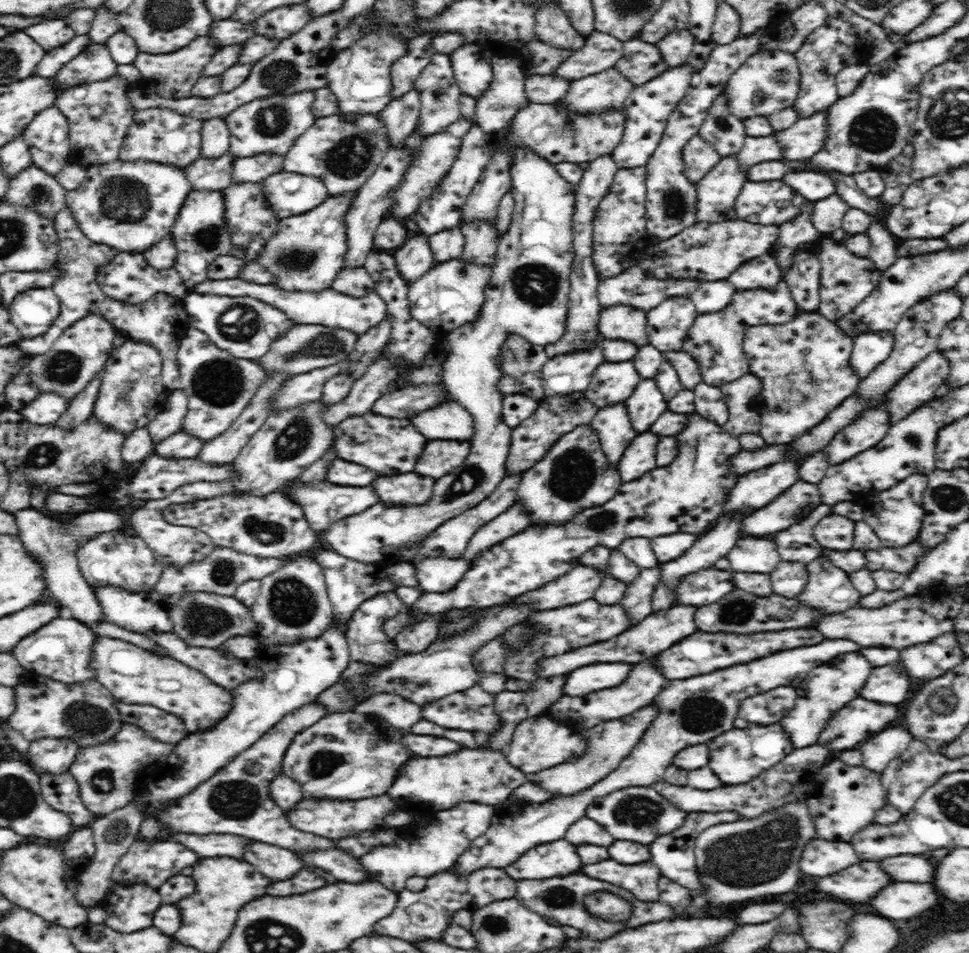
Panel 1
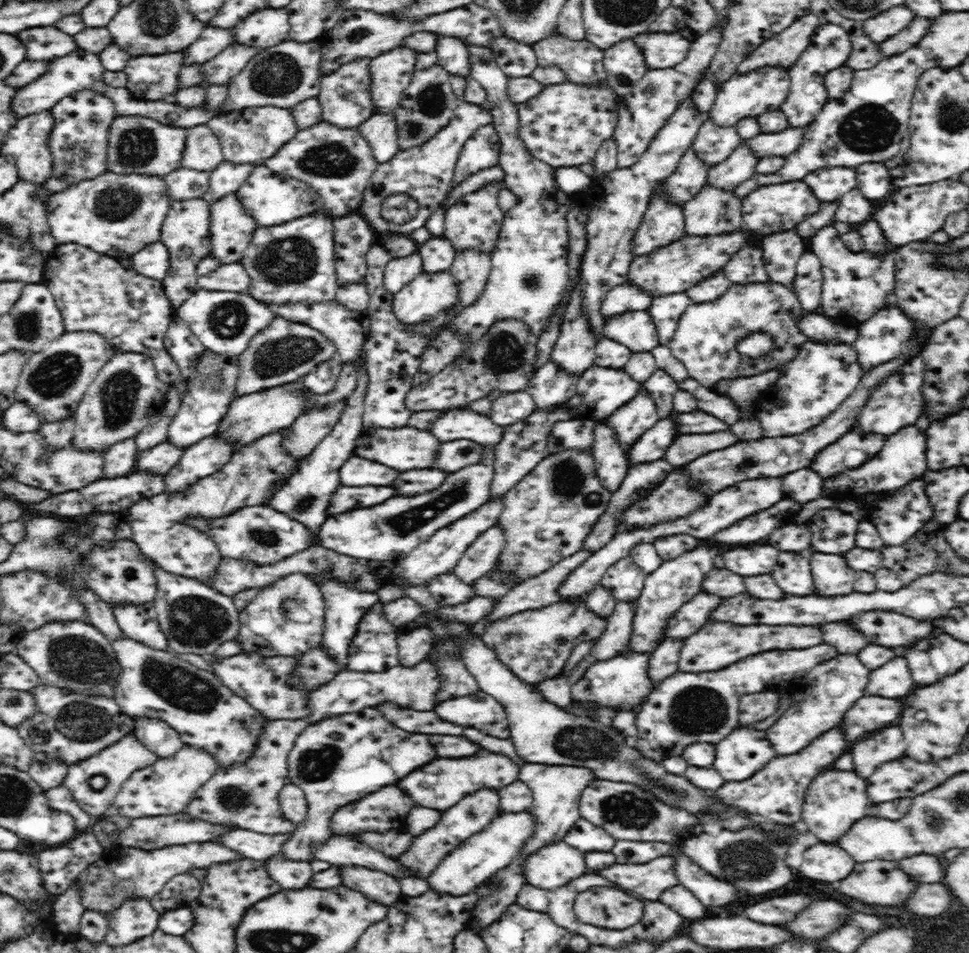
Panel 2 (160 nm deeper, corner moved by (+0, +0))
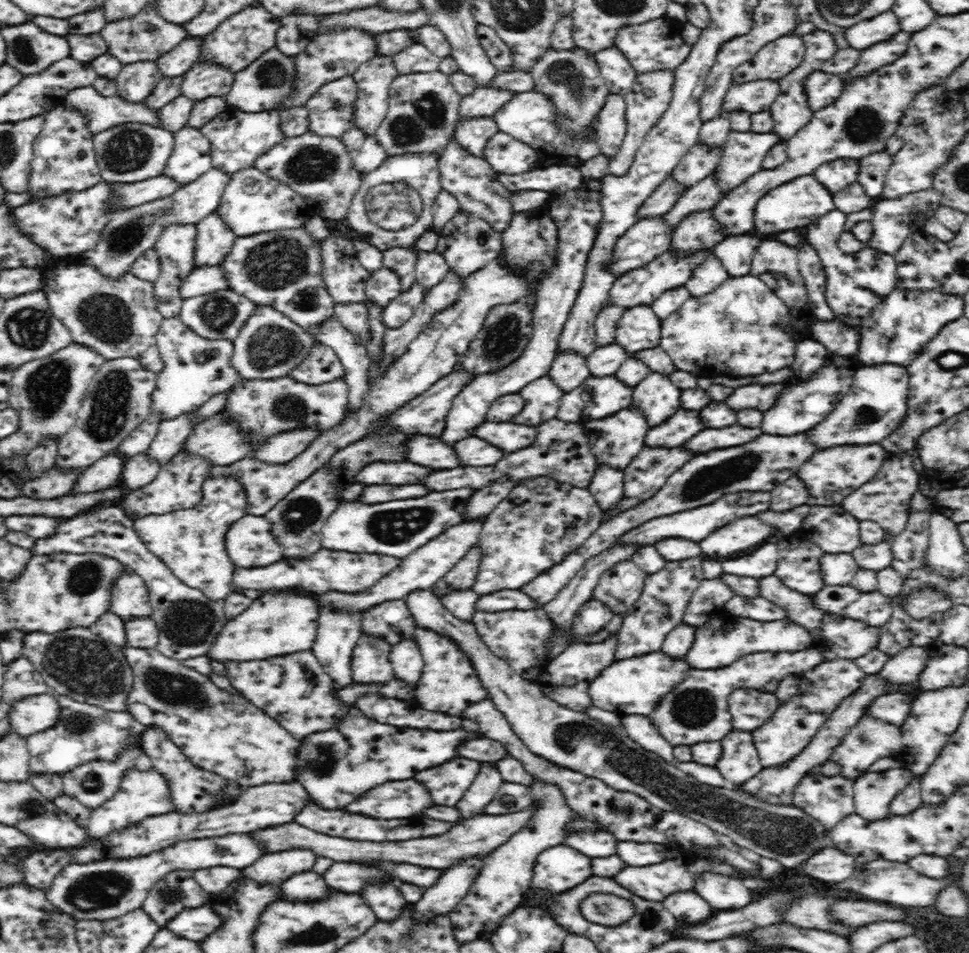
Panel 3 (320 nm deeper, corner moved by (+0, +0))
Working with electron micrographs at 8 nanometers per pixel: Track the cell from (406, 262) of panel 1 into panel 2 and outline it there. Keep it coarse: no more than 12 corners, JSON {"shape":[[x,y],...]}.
{"shape":[[418,250],[391,258],[384,287],[397,294],[422,273]]}

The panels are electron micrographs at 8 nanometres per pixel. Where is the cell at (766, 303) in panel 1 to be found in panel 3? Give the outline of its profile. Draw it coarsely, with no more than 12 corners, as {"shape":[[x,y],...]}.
{"shape":[[756,276],[730,277],[661,321],[697,378],[790,367],[800,338]]}

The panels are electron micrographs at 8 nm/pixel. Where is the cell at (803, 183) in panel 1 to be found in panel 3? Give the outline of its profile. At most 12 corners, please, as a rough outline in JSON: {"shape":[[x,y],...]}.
{"shape":[[836,159],[813,173],[832,193],[857,181],[858,159]]}

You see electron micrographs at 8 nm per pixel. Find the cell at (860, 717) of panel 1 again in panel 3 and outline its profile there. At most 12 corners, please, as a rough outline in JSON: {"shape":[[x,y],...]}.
{"shape":[[909,694],[876,696],[865,712],[900,727],[910,716]]}

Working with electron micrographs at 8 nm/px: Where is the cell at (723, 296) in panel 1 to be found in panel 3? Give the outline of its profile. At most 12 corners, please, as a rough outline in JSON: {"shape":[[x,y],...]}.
{"shape":[[708,253],[685,282],[691,297],[716,291],[730,276]]}

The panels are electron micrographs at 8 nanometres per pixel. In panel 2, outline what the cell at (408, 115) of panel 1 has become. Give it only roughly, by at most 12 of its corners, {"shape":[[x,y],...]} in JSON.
{"shape":[[393,112],[372,114],[357,126],[378,164],[399,151]]}

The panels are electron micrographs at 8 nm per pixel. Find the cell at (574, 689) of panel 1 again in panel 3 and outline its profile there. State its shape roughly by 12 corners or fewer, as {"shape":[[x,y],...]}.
{"shape":[[664,652],[622,658],[588,686],[592,704],[648,716],[688,676]]}

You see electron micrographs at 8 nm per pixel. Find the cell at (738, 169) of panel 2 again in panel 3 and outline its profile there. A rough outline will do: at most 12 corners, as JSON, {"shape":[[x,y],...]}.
{"shape":[[708,174],[664,217],[675,229],[686,214],[713,208],[726,192]]}

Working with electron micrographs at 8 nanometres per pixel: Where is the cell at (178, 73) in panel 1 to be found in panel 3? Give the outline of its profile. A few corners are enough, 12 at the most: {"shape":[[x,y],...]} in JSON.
{"shape":[[154,60],[123,65],[117,95],[143,102],[163,78]]}

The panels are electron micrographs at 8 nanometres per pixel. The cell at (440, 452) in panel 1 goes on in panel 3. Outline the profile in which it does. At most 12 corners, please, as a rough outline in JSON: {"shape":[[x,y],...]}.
{"shape":[[476,436],[452,447],[462,466],[492,466],[506,455]]}

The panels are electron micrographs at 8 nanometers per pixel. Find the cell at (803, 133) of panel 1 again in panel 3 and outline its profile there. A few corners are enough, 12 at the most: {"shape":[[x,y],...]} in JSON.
{"shape":[[730,131],[713,170],[722,192],[760,171],[774,133]]}

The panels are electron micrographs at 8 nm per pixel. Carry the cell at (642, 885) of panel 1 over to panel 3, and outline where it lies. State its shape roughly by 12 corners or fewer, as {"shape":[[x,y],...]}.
{"shape":[[686,862],[628,866],[614,880],[640,898],[662,902],[694,890],[702,872],[732,876],[724,864]]}

